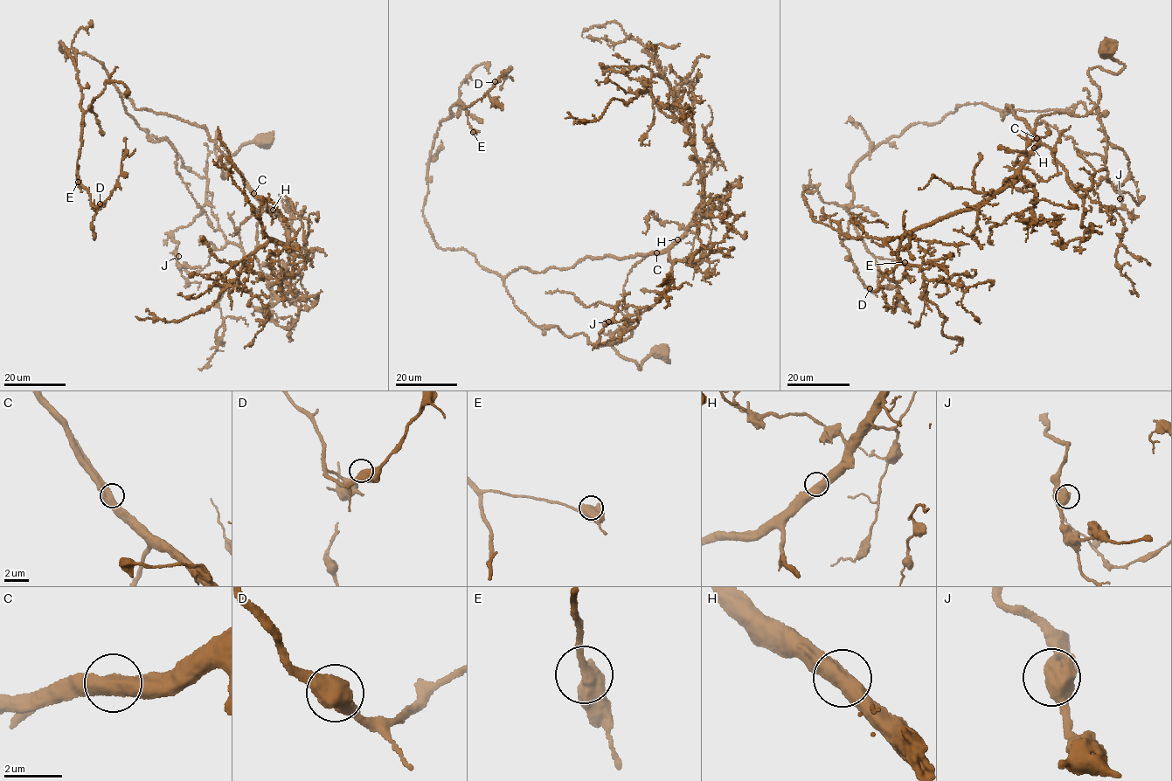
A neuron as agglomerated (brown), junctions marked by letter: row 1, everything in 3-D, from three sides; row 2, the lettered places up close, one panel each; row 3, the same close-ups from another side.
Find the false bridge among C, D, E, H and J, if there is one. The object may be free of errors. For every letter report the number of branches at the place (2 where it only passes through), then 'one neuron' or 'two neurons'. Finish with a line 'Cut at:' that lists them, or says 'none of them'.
C: 2 | one neuron
D: 2 | one neuron
E: 2 | one neuron
H: 2 | one neuron
J: 2 | one neuron
Cut at: none of them

